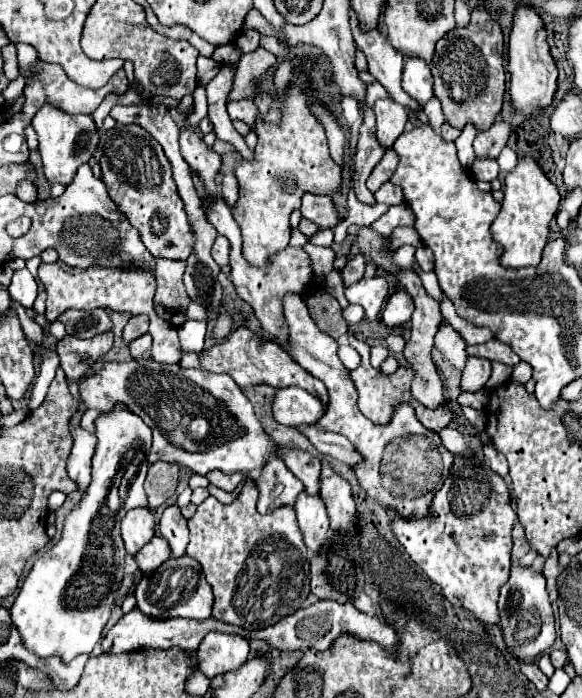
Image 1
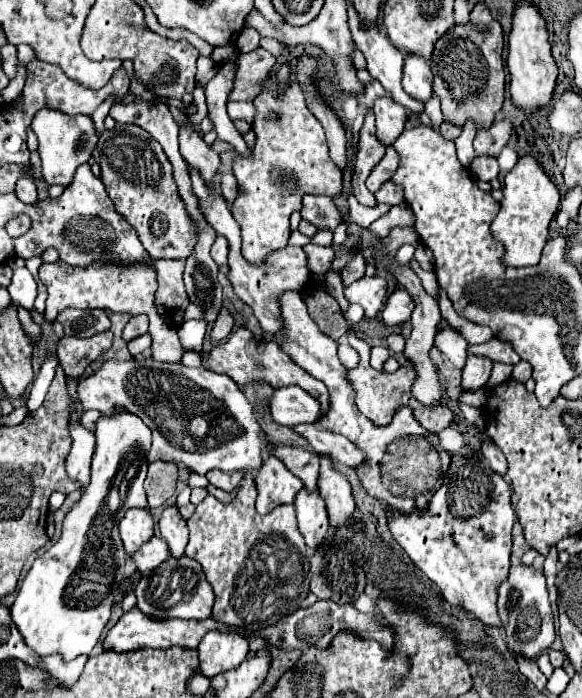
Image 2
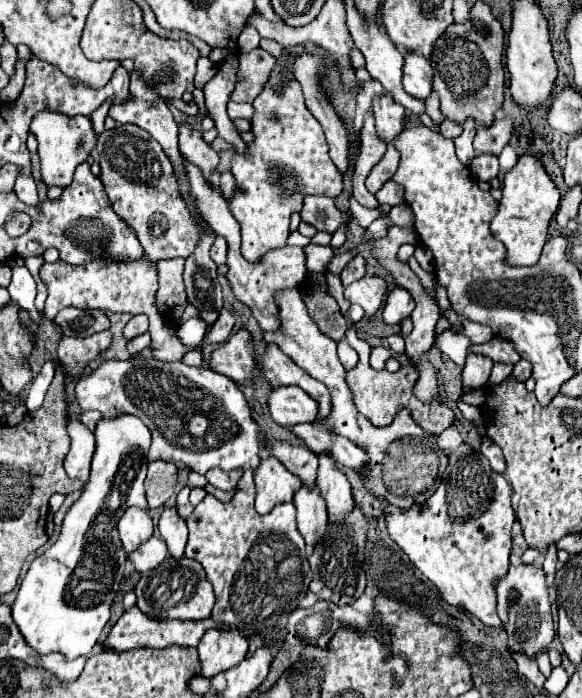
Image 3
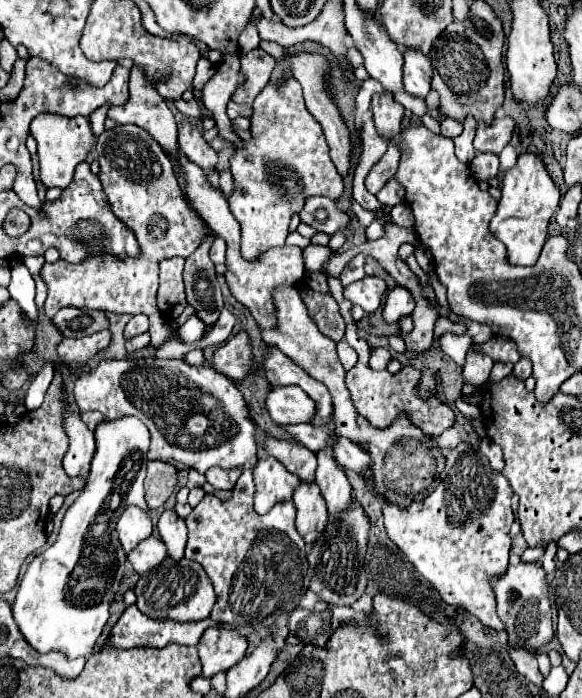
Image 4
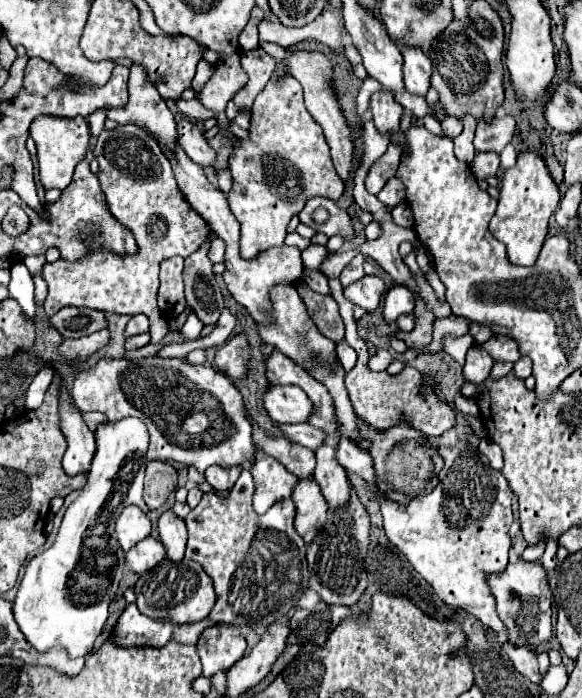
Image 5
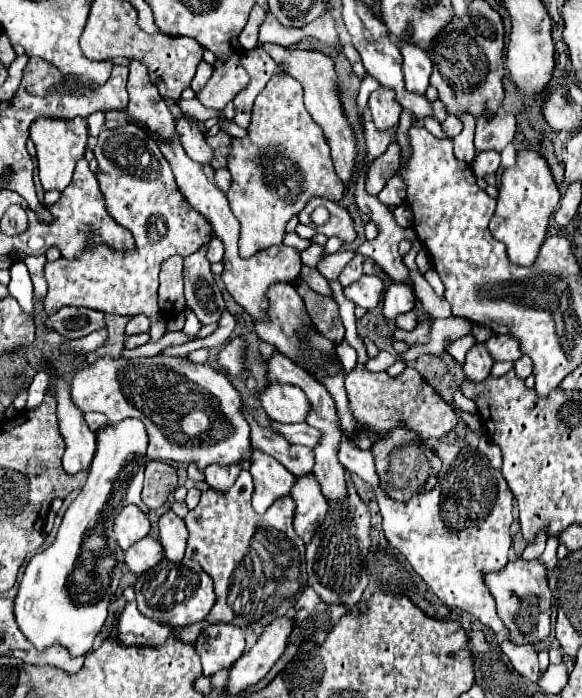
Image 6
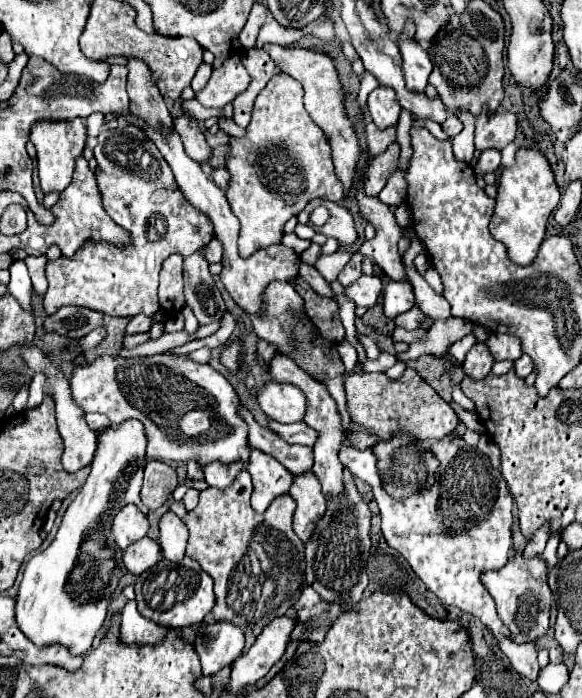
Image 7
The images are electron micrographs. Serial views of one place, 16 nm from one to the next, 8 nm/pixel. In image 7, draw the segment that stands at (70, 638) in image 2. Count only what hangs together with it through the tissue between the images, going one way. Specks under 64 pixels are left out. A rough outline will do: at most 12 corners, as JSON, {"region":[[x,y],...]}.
{"region":[[140,420],[100,430],[16,622],[36,648],[92,648],[124,570],[112,516],[140,500]]}

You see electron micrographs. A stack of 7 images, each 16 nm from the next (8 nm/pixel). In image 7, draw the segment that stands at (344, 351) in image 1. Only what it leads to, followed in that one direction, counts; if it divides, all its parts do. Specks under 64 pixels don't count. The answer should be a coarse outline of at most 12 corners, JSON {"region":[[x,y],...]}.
{"region":[[345,339],[337,345],[346,368],[351,371],[357,362],[355,348]]}

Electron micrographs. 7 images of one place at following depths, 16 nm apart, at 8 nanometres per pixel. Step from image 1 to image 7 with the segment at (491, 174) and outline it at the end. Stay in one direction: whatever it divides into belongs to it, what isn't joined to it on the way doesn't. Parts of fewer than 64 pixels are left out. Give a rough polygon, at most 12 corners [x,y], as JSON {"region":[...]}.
{"region":[[484,150],[474,164],[476,176],[496,172],[498,150]]}

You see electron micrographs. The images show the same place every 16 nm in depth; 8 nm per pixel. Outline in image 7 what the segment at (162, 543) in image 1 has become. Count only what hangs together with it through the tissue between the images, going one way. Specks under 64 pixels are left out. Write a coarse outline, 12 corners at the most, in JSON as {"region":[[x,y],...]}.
{"region":[[138,540],[124,550],[124,566],[142,574],[162,558],[160,544]]}

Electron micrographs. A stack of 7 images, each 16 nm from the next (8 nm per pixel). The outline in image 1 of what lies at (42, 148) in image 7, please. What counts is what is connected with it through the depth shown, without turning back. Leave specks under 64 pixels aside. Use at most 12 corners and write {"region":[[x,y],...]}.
{"region":[[90,114],[32,118],[46,178],[70,184],[100,134]]}

